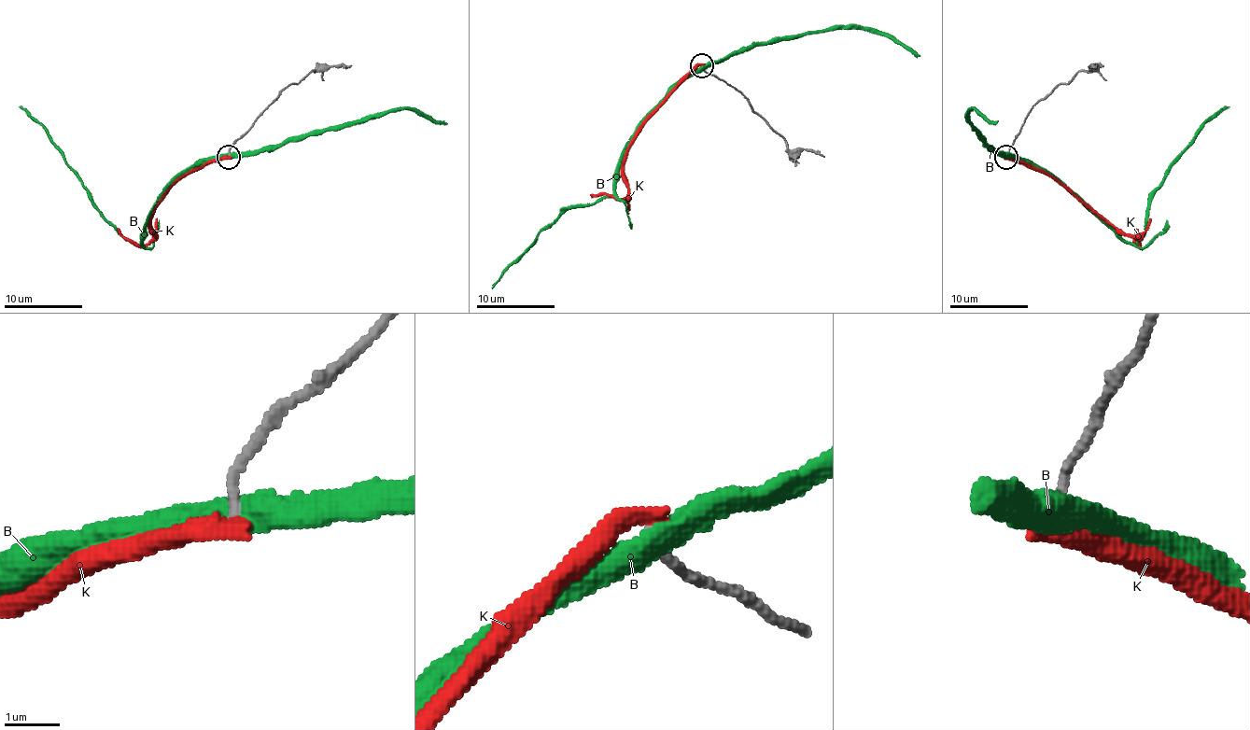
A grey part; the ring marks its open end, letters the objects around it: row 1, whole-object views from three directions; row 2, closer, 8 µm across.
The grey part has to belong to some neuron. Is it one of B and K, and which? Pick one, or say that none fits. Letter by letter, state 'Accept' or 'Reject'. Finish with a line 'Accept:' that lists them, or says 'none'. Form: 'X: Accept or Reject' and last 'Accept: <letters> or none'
B: Reject
K: Reject
Accept: none

